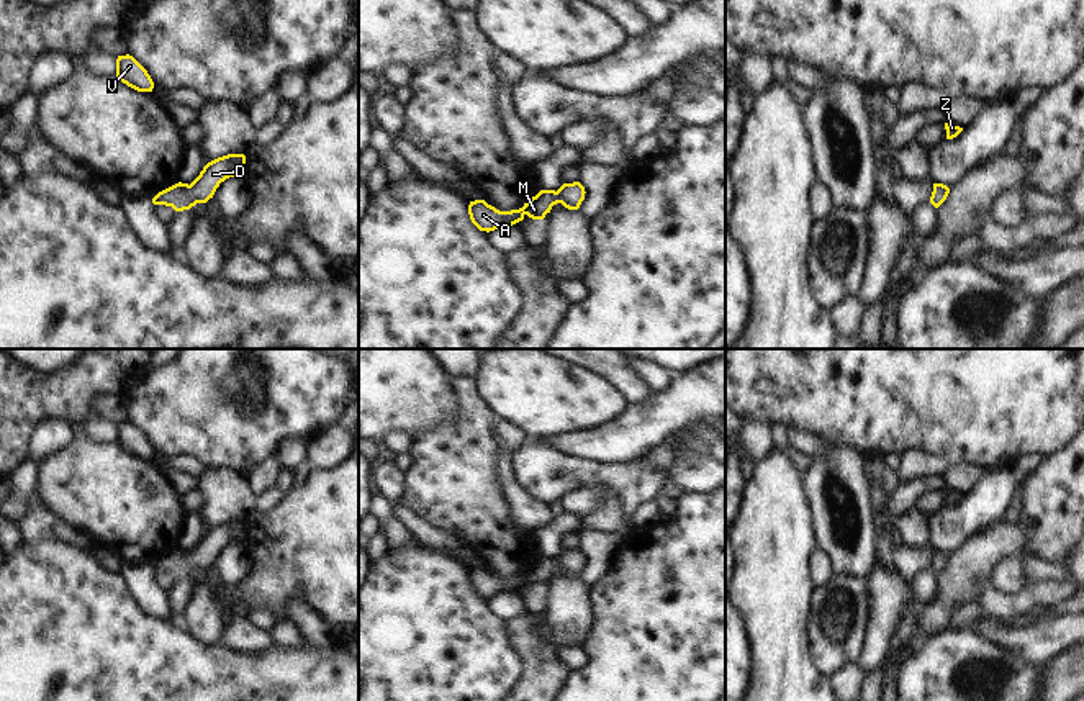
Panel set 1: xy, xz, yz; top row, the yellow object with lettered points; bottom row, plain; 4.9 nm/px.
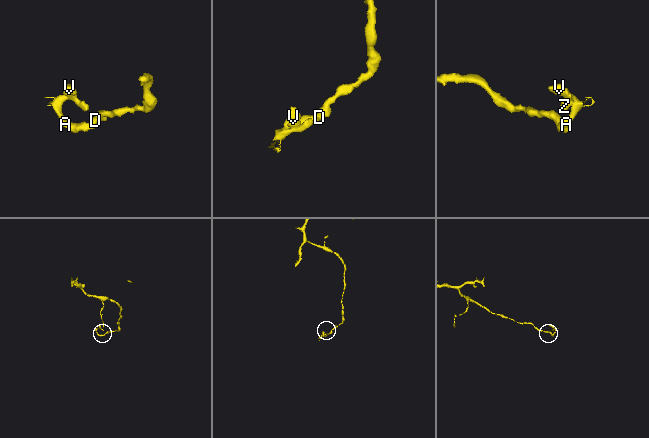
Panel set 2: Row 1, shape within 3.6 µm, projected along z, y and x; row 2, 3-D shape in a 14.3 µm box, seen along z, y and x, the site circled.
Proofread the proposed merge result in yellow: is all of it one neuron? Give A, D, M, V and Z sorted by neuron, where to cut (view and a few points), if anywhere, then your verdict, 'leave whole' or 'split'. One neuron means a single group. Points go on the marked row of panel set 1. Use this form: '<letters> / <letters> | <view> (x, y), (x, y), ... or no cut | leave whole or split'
A D M V Z | no cut | leave whole

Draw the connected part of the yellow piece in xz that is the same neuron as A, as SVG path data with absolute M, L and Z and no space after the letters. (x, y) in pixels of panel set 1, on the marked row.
M580 182L563 183L555 190L540 190L519 210L499 211L485 200L475 200L468 205L472 223L480 231L509 229L527 215L532 219L544 219L552 206L562 203L568 210L578 210L585 200L585 187Z

